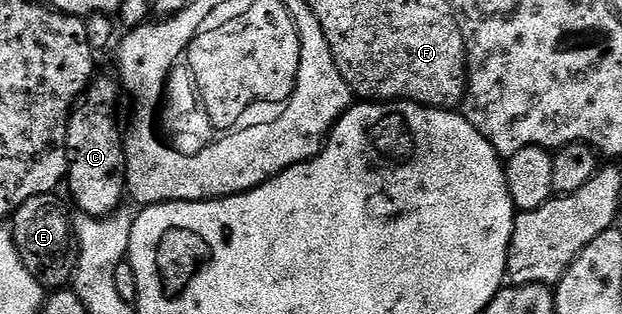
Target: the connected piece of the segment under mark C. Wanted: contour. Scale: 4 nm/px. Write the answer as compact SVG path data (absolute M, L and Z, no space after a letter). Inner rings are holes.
M112 76L101 77L89 82L89 88L81 94L81 98L73 104L73 111L69 114L69 131L67 133L66 149L69 151L69 172L67 174L67 186L69 185L69 193L73 196L73 201L78 205L80 212L86 217L108 217L111 213L116 213L118 209L122 208L123 202L127 197L127 182L125 180L125 137L123 136L123 129L117 126L117 89L119 93L119 85Z

